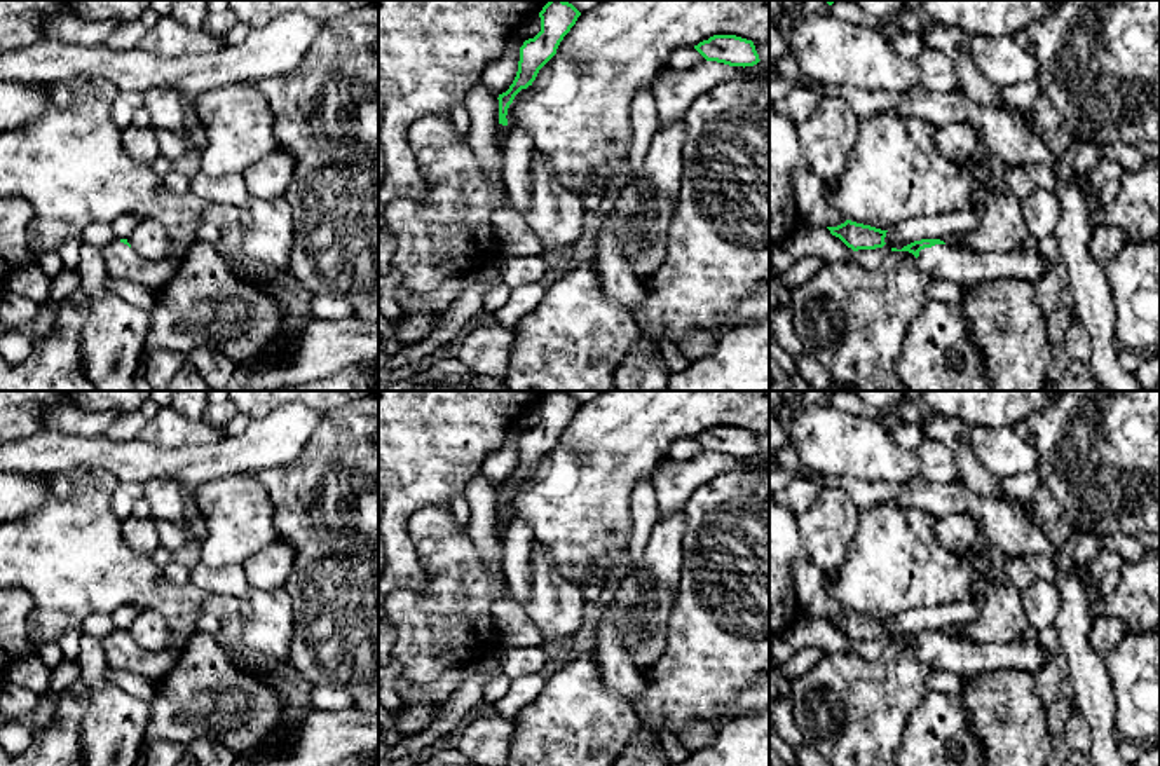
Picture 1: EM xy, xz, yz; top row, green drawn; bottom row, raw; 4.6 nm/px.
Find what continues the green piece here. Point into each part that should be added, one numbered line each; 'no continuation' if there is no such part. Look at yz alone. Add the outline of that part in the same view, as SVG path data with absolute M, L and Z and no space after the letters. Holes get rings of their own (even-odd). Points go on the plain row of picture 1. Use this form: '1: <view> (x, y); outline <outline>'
1: yz (948, 653); outline M935 635L919 642L918 658L928 670L979 675L1013 668L1036 675L1047 658L1038 640L1019 637L1006 644L973 642L963 635Z

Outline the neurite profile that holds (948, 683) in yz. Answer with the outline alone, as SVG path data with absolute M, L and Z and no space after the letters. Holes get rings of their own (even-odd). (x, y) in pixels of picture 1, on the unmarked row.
M930 670L926 686L928 691L944 693L944 694L961 694L966 687L970 677L958 675L952 672Z

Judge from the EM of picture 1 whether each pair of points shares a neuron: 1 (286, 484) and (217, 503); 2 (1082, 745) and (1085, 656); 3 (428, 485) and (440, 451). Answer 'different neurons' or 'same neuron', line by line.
1: different neurons
2: different neurons
3: same neuron

